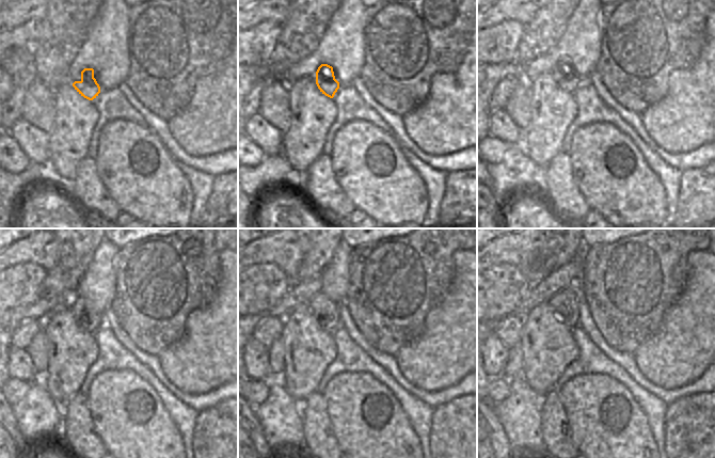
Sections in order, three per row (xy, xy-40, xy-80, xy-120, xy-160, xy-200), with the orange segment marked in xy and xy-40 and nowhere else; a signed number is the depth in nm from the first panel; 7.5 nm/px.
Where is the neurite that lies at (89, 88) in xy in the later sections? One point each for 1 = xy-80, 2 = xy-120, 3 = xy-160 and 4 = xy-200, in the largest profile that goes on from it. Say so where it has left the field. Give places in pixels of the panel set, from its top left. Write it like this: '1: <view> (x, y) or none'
1: xy-80 (568, 81)
2: xy-120 (90, 320)
3: xy-160 (327, 312)
4: xy-200 (565, 303)

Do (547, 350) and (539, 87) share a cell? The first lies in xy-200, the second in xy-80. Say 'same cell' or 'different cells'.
same cell

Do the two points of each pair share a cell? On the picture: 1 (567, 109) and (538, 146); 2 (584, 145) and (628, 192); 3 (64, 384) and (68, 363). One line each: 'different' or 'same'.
1: same
2: same
3: same

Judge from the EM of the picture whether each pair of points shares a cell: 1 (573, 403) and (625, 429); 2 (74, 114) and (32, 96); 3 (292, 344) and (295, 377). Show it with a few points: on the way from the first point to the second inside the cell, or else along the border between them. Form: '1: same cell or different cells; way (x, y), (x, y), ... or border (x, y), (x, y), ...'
1: same cell; way (586, 403), (613, 427)
2: different cells; border (54, 91), (54, 120), (53, 126), (49, 130)
3: same cell; way (295, 352), (295, 368)

